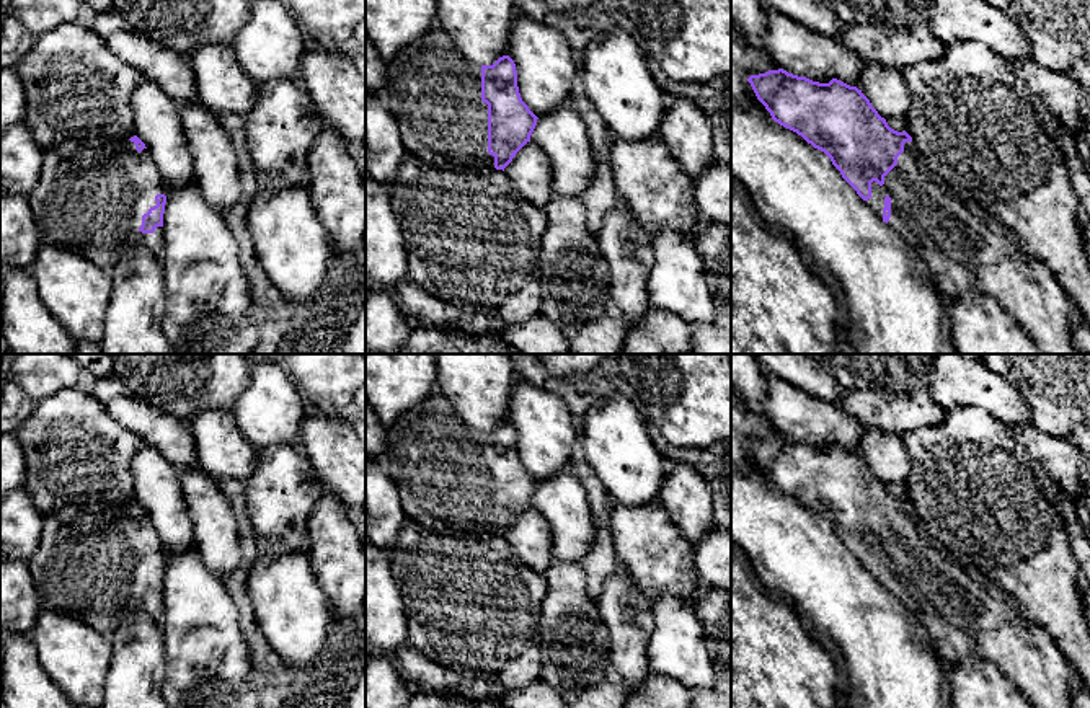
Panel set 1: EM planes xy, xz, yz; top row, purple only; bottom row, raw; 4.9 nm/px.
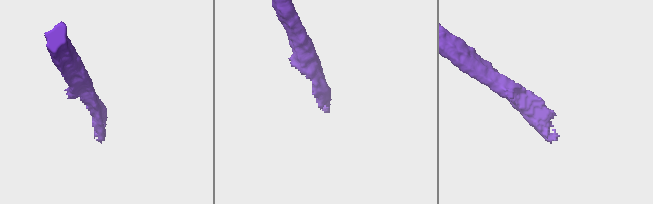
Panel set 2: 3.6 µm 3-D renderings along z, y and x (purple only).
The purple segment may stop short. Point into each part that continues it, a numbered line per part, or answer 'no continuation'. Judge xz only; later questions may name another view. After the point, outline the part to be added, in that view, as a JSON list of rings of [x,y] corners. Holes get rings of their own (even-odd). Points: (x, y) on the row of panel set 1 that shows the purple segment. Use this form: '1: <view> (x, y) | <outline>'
1: xz (434, 92) | [[[431,26],[385,62],[383,98],[395,114],[408,153],[494,168],[488,153],[488,104],[481,101],[481,65],[470,62],[441,26]]]

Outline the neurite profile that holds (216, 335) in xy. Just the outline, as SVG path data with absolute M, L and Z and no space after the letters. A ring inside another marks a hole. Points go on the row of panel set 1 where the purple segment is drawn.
M196 181L168 191L163 214L163 331L179 354L251 354L261 334L248 318L251 282L240 263L238 243L201 194Z

